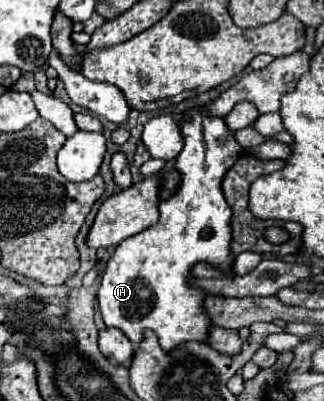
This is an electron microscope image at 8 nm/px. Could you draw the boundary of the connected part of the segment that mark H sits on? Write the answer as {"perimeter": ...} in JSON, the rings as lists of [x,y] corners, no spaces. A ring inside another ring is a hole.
{"perimeter":[[[196,109],[186,111],[182,135],[184,149],[176,157],[176,169],[182,173],[178,193],[160,203],[160,221],[154,227],[124,239],[116,247],[106,263],[98,291],[98,305],[106,327],[124,331],[136,345],[142,343],[144,331],[150,329],[158,335],[164,351],[174,351],[188,341],[208,341],[212,321],[204,307],[204,295],[210,293],[192,285],[194,265],[206,263],[224,277],[234,277],[234,257],[230,251],[232,211],[222,195],[222,177],[243,153],[243,148],[224,125],[224,119],[202,117]]]}

